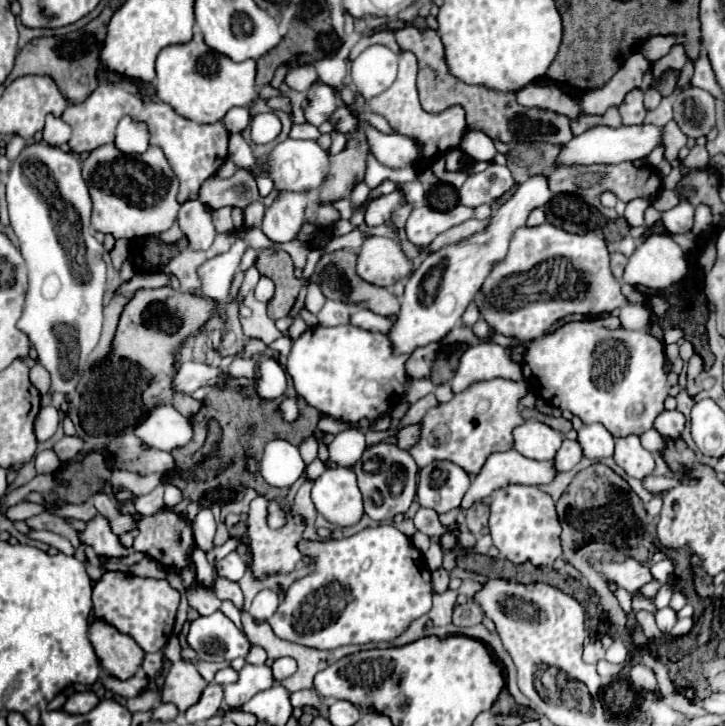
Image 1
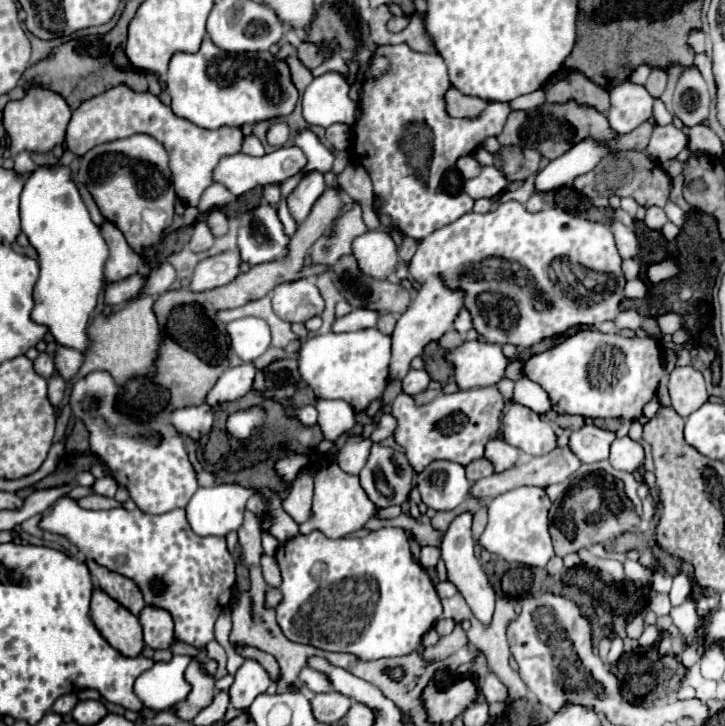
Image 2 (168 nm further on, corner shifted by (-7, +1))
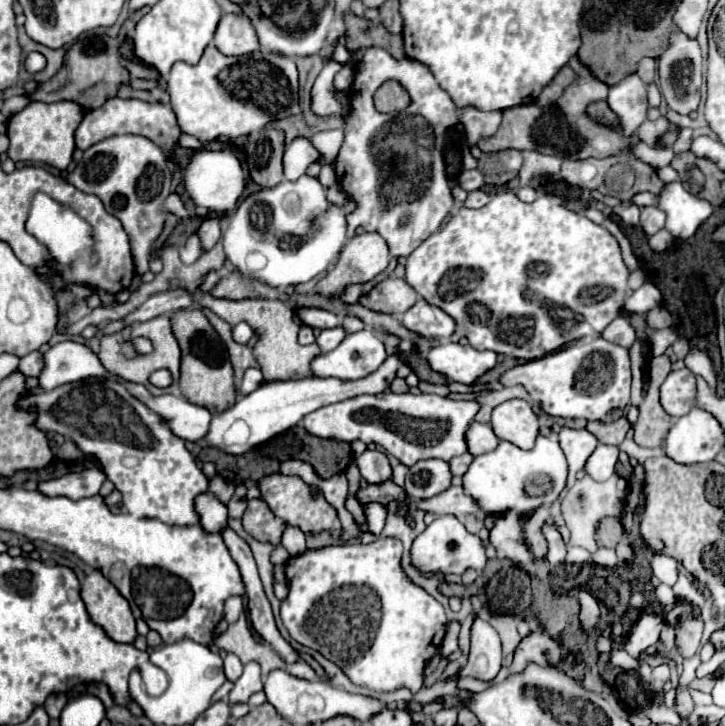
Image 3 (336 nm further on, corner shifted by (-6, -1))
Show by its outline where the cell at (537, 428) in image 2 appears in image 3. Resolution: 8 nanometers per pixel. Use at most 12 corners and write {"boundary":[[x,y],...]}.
{"boundary":[[525,400],[493,410],[493,432],[523,450],[539,436],[539,420]]}

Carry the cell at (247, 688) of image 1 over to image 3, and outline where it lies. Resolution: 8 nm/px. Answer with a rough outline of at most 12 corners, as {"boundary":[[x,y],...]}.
{"boundary":[[255,662],[245,664],[241,678],[229,692],[231,704],[249,702],[263,690],[261,668]]}

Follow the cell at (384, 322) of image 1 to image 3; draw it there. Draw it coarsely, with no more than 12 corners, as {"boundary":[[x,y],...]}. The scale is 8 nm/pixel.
{"boundary":[[343,326],[323,328],[317,344],[329,352],[345,338]]}

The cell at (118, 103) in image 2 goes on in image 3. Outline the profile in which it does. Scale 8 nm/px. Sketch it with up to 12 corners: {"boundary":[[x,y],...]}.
{"boundary":[[109,98],[87,110],[75,146],[145,136],[167,158],[183,134],[171,106]]}

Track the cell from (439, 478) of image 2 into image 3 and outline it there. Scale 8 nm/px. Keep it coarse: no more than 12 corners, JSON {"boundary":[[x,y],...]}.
{"boundary":[[421,460],[405,478],[415,500],[451,488],[447,462]]}

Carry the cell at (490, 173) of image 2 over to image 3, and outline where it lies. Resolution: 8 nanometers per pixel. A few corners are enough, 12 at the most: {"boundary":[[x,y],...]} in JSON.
{"boundary":[[463,170],[459,186],[467,192],[485,186],[479,170]]}

